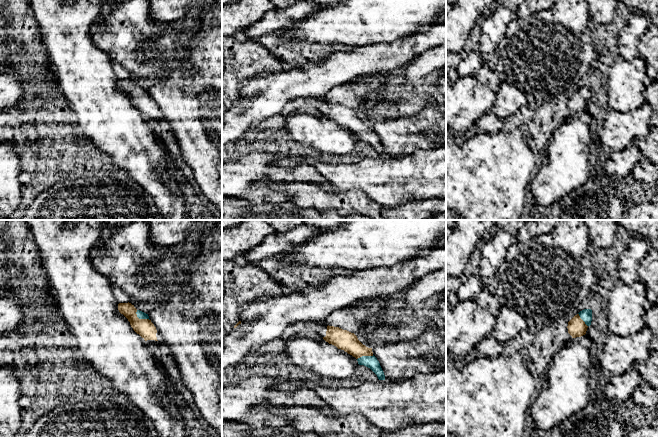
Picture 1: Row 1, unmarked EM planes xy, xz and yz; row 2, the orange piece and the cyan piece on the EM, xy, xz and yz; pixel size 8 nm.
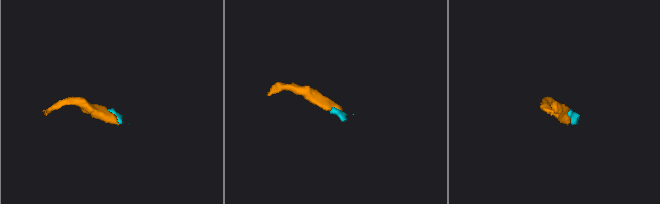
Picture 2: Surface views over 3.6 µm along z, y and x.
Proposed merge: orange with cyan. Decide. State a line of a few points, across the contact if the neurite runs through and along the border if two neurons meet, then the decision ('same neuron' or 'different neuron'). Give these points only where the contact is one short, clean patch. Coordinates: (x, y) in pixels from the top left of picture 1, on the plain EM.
line xy (145, 104), (141, 100), (140, 95), (141, 91); same neuron

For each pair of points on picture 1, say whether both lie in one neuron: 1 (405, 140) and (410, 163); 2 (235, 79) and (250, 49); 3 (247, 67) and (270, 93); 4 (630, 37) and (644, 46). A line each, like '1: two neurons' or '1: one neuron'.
1: two neurons
2: one neuron
3: two neurons
4: two neurons

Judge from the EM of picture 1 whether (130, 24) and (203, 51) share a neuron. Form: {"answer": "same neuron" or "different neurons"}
{"answer": "different neurons"}

